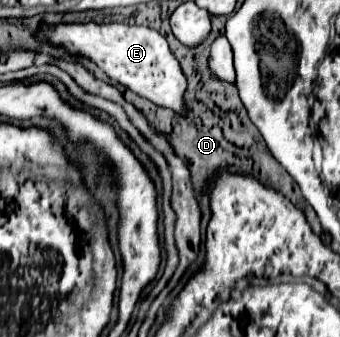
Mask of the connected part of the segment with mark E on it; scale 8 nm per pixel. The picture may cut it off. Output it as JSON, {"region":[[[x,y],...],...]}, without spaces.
{"region":[[[67,23],[57,27],[43,27],[39,35],[53,41],[55,45],[65,47],[73,55],[89,57],[113,81],[129,87],[155,105],[173,109],[177,115],[187,117],[187,105],[183,97],[187,89],[187,77],[175,55],[169,51],[167,39],[159,31],[143,25],[123,23]]]}

